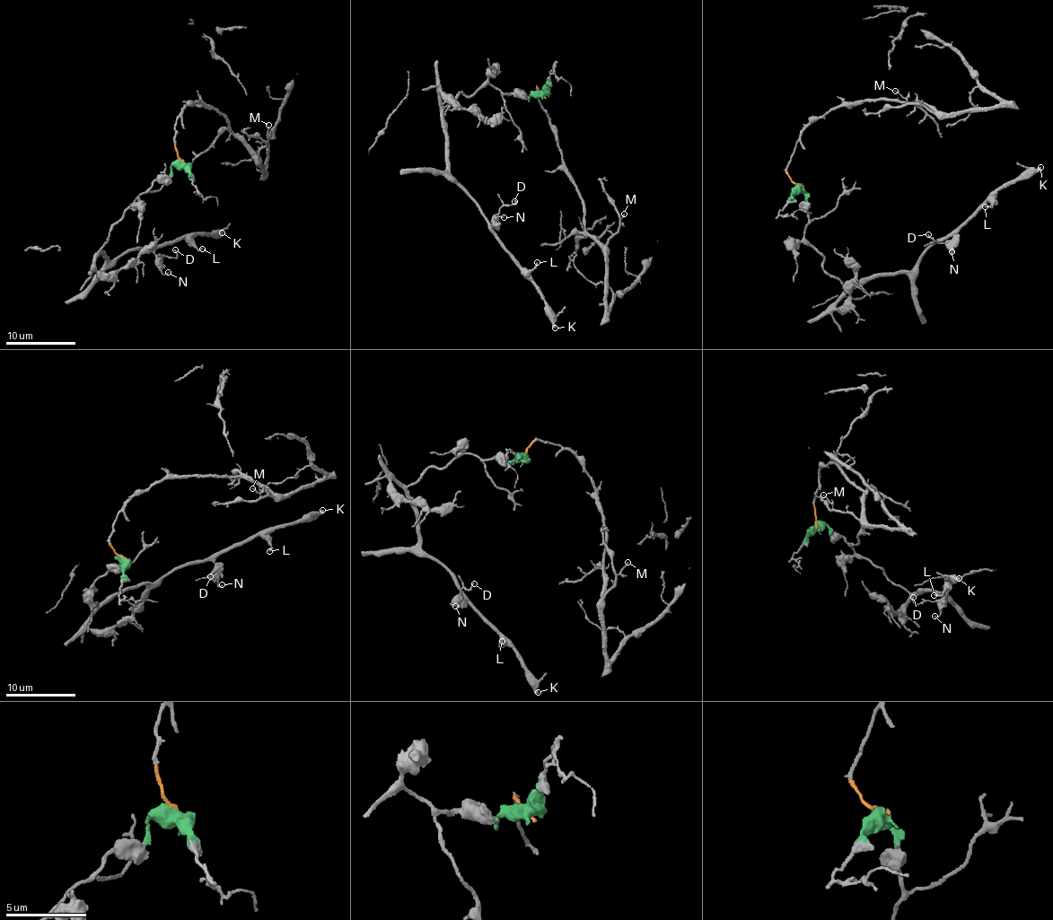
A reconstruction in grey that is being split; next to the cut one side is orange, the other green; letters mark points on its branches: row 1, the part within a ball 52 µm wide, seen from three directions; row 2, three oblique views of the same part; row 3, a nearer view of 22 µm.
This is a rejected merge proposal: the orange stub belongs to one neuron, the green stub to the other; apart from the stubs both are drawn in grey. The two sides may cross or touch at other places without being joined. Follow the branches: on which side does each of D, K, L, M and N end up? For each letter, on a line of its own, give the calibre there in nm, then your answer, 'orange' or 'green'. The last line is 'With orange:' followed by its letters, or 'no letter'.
D: 150 nm thick; green
K: 400 nm thick; green
L: 200 nm thick; green
M: 120 nm thick; orange
N: 140 nm thick; green
With orange: M

